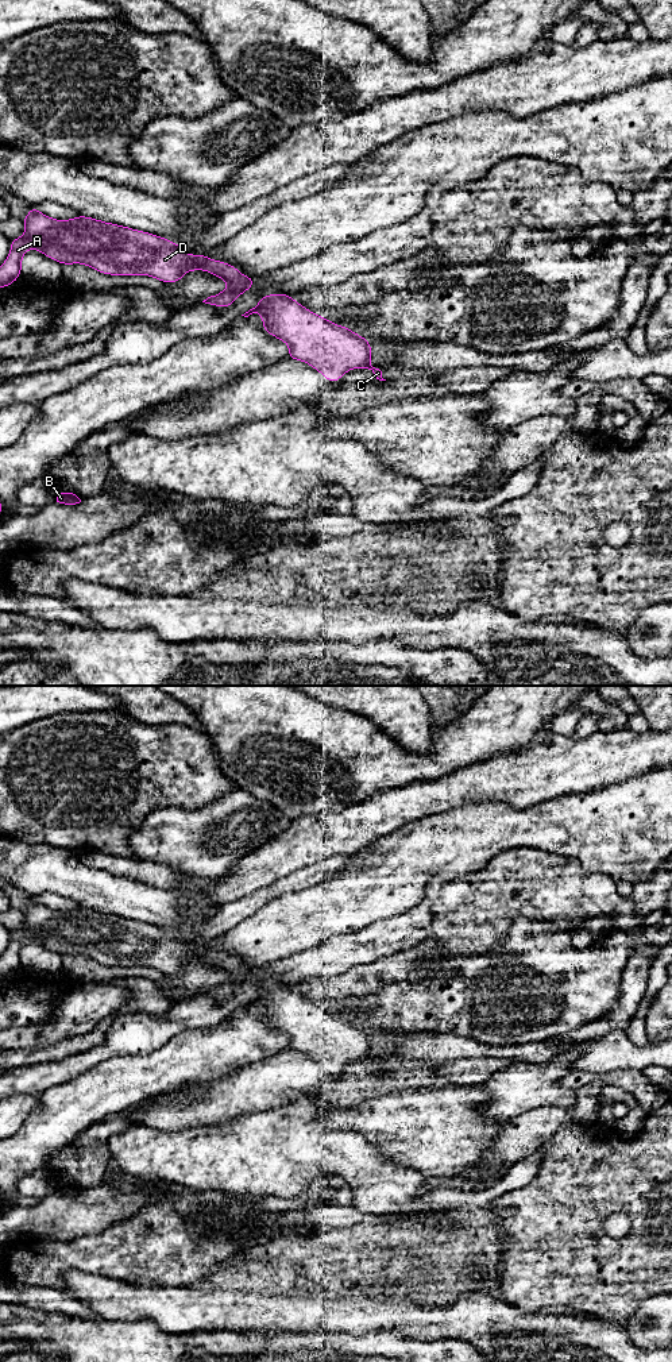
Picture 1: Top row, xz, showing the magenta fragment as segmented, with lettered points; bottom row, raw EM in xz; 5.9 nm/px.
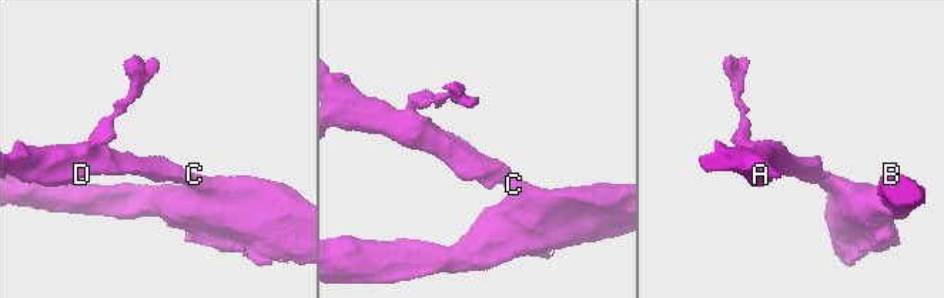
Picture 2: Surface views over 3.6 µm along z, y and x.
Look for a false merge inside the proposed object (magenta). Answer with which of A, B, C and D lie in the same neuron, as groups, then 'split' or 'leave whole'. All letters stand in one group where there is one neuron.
groups A B C D; leave whole

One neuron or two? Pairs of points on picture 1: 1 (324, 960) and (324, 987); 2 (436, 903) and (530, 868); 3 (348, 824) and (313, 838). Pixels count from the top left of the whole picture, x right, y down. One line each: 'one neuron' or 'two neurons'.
1: two neurons
2: one neuron
3: one neuron

